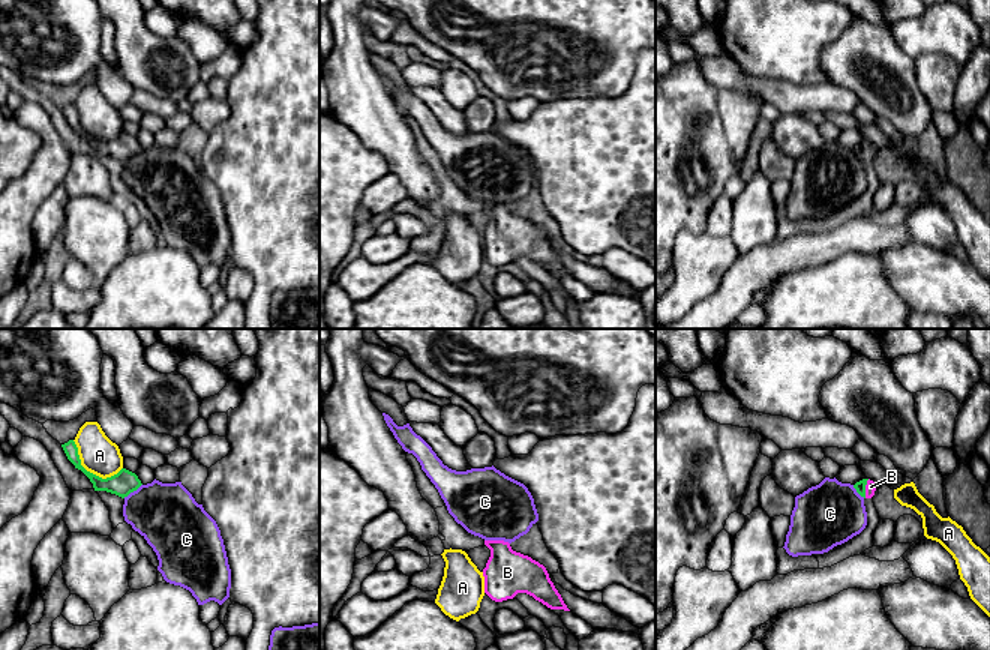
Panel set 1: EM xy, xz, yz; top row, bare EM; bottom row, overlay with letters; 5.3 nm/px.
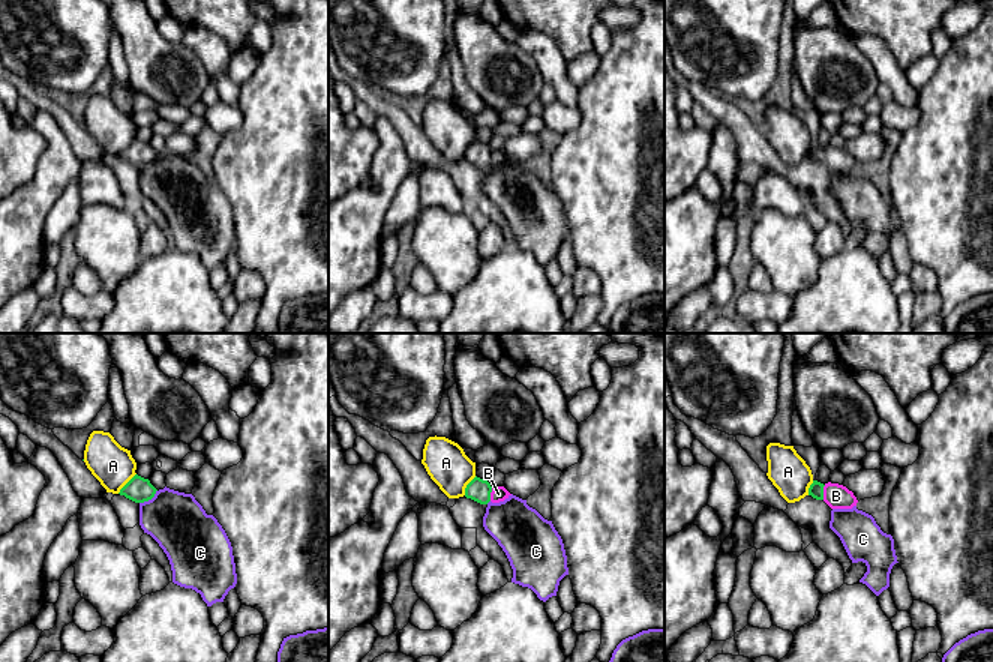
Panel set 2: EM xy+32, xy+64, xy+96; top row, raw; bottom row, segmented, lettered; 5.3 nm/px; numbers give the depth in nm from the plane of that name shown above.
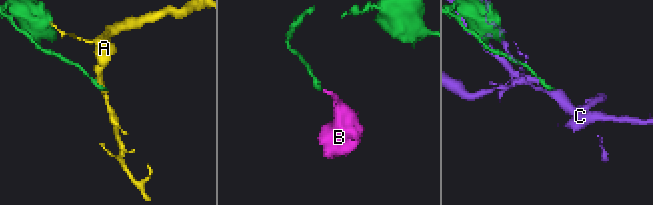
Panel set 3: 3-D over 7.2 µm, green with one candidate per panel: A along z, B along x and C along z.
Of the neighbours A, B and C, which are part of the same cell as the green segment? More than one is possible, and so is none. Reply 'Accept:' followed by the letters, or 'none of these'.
Accept: B

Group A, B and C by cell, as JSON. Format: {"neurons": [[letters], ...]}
{"neurons": [["A"], ["B"], ["C"]]}

